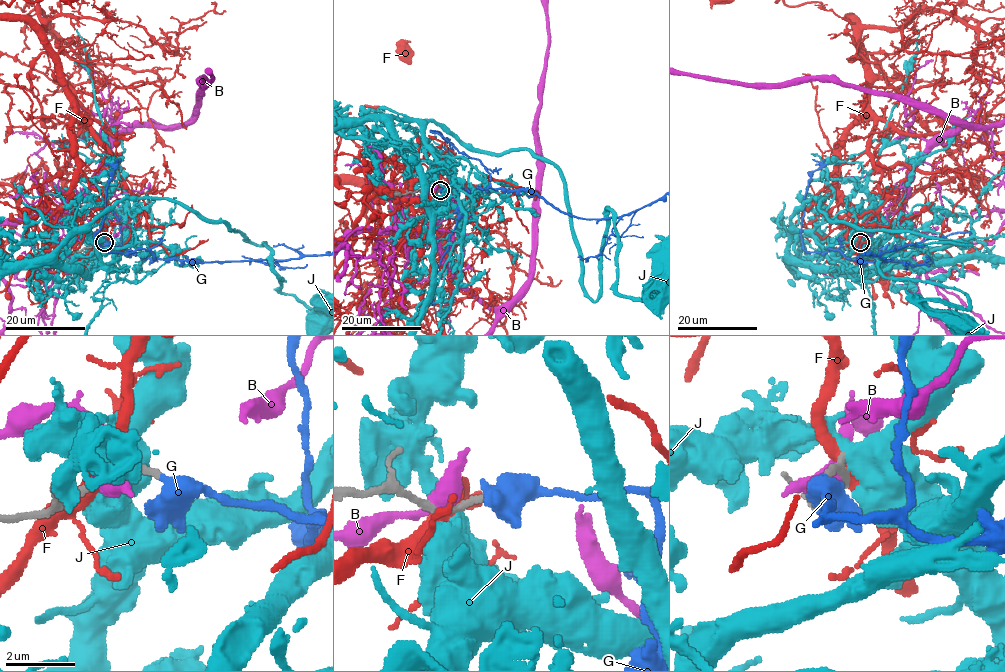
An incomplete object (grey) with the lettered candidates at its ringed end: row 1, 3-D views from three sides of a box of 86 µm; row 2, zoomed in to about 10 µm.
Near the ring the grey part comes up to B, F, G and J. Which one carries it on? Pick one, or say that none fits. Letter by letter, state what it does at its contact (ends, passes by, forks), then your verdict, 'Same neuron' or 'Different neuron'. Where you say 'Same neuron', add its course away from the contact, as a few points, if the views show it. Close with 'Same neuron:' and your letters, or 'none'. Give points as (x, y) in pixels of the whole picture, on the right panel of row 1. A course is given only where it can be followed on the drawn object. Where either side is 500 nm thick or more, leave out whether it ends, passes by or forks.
B: It passes by. Different neuron
F: It passes by. Different neuron
G: Same neuron
J: Different neuron
Same neuron: G

